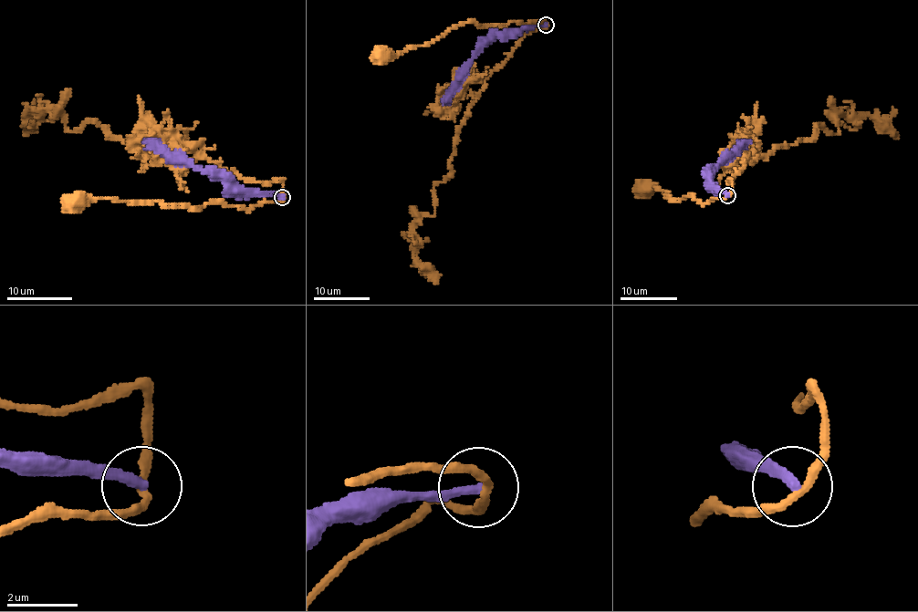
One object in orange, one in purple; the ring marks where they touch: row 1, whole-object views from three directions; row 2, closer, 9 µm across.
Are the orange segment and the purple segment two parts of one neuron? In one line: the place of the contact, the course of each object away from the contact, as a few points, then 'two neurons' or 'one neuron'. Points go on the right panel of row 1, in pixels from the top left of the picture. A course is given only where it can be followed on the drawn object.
at (727, 195); orange runs (727, 195), (704, 204), (691, 196), (669, 199), (665, 197), (668, 192), (652, 187), (645, 190); purple runs (727, 195), (712, 190), (708, 185), (713, 171), (720, 160), (740, 154), (745, 141); two neurons

